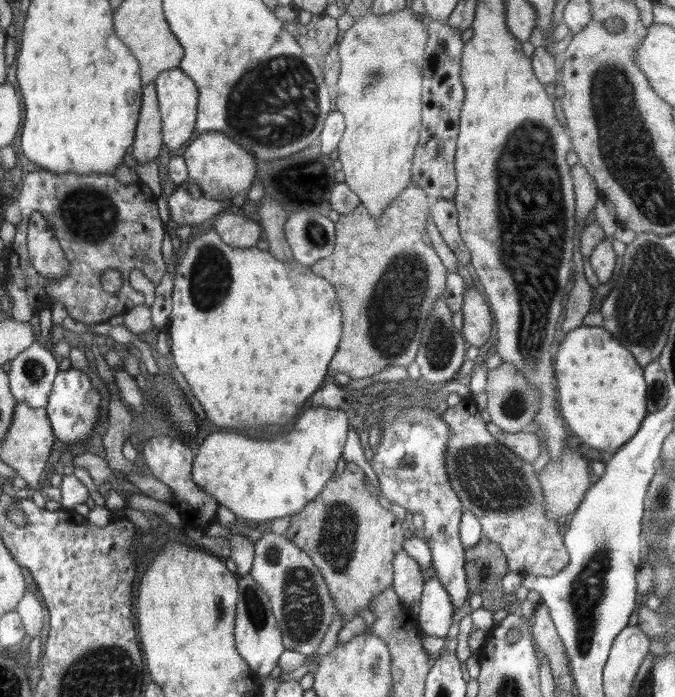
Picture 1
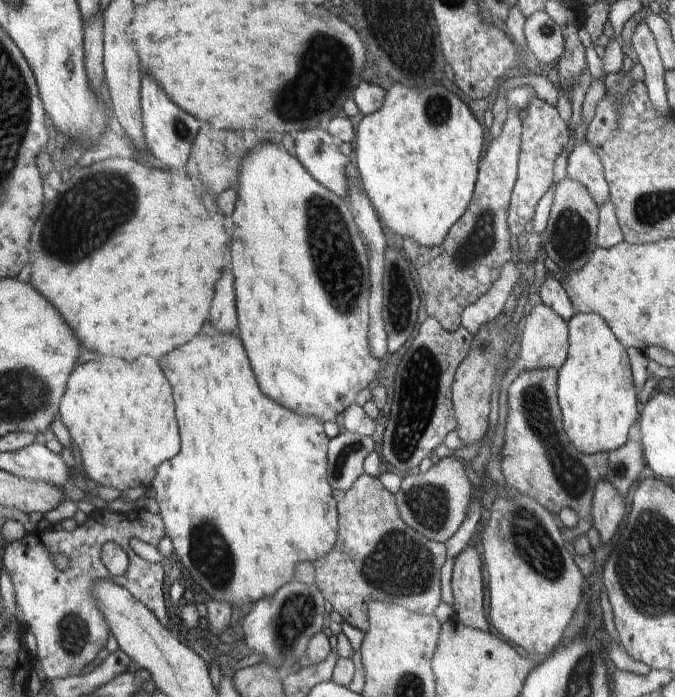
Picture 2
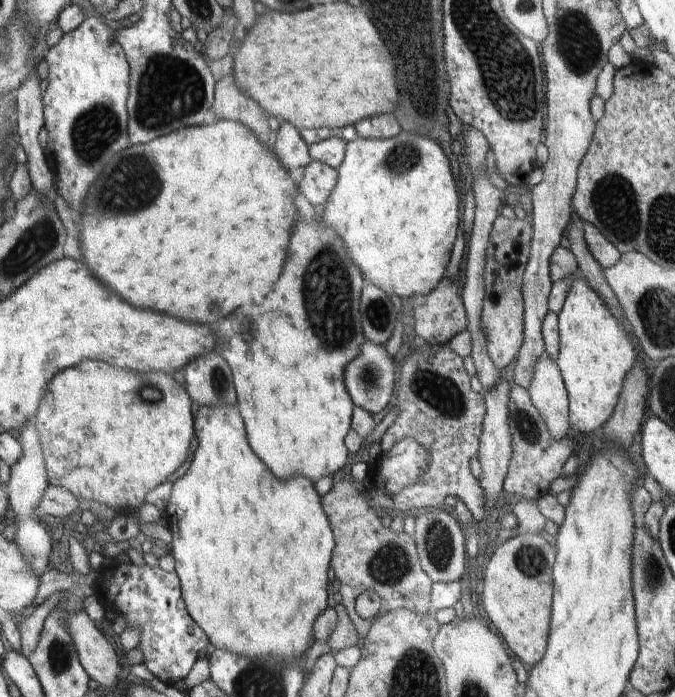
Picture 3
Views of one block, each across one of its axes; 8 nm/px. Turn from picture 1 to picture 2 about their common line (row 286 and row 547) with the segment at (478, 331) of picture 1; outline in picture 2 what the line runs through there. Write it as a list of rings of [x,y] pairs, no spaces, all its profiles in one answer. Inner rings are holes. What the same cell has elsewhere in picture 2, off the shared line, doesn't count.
[[[467,547],[456,559],[451,579],[454,616],[468,628],[489,631],[483,608],[482,564],[479,552]]]

